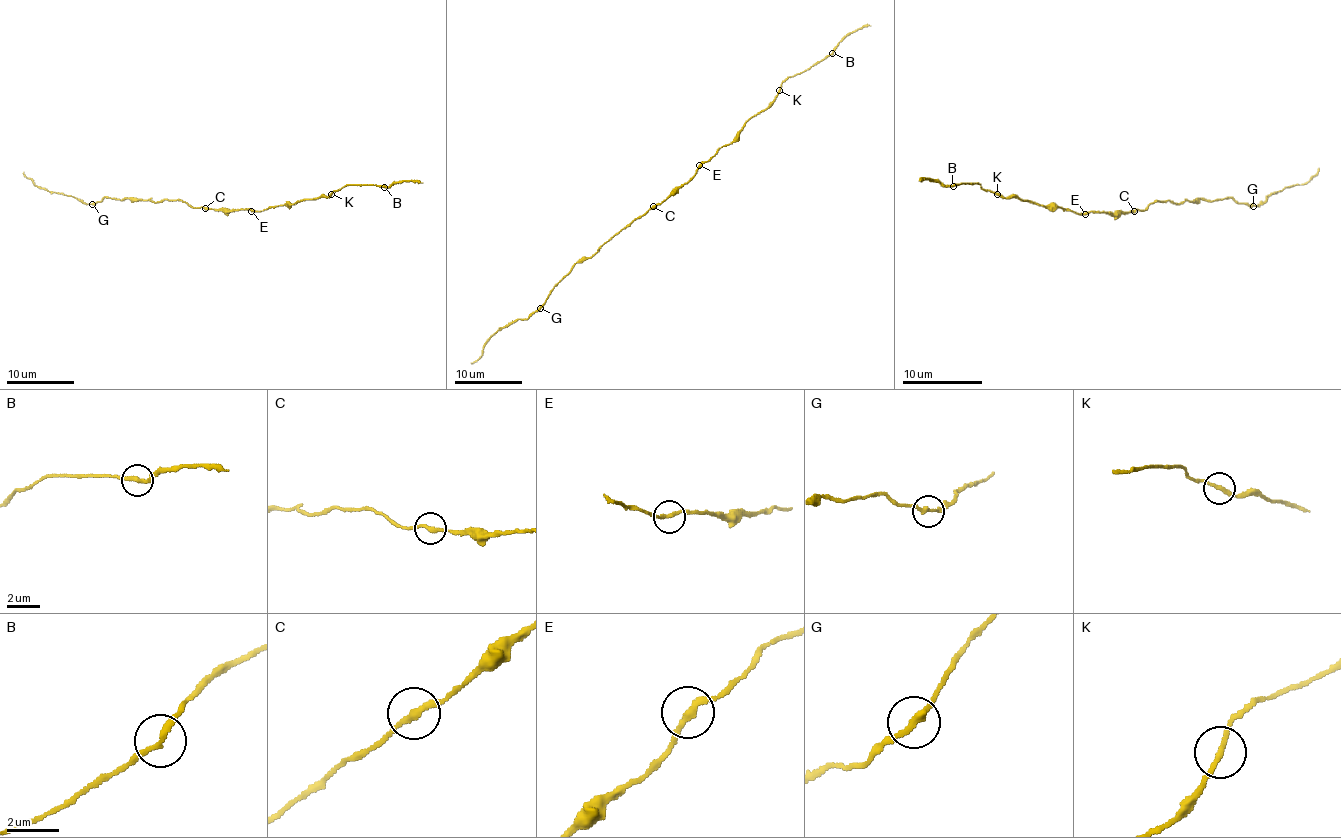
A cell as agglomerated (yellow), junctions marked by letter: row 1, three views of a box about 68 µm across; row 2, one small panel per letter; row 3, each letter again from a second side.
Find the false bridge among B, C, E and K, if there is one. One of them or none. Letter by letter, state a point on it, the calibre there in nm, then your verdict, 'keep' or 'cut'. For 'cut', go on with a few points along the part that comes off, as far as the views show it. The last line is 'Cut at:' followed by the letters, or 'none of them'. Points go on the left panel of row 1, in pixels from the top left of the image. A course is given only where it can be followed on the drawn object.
B: place (384, 187); calibre 220 nm; keep
C: place (205, 208); calibre 240 nm; keep
E: place (251, 211); calibre 200 nm; keep
K: place (331, 194); calibre 200 nm; keep
Cut at: none of them

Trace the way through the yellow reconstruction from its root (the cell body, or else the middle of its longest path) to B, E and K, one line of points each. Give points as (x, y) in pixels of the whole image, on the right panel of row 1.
B: (1121, 212), (1075, 214), (1057, 206), (1039, 206), (1027, 200), (1005, 198), (979, 184), (953, 186)
E: (1121, 212), (1085, 214)
K: (1121, 212), (1075, 214), (1057, 206), (1039, 206), (997, 194)

